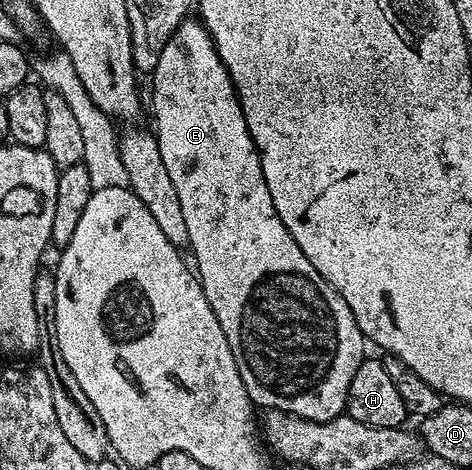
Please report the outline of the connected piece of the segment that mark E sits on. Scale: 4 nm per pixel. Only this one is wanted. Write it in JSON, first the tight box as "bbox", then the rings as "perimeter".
{"bbox":[150,19,366,421],"perimeter":[[[185,19],[170,35],[166,47],[162,47],[162,55],[158,55],[158,63],[150,74],[152,80],[152,121],[158,151],[162,151],[162,163],[166,163],[166,172],[174,183],[174,191],[178,191],[178,203],[182,203],[182,215],[186,219],[188,232],[187,248],[192,249],[191,260],[195,272],[200,279],[200,286],[218,319],[222,323],[222,331],[226,335],[226,343],[230,343],[230,351],[234,351],[234,363],[238,363],[238,375],[242,375],[242,383],[246,383],[246,395],[250,395],[253,406],[267,411],[277,409],[282,413],[293,413],[307,421],[329,421],[345,412],[350,391],[350,379],[354,379],[354,371],[366,359],[364,332],[358,327],[350,307],[346,307],[346,299],[314,271],[310,259],[302,255],[302,247],[294,243],[290,231],[278,219],[278,211],[274,211],[274,199],[270,199],[270,187],[266,187],[266,179],[262,179],[262,163],[258,151],[254,147],[254,139],[246,127],[246,119],[242,115],[242,107],[236,98],[236,89],[228,77],[216,49],[212,45],[212,36],[205,31],[203,24],[196,19]]]}

